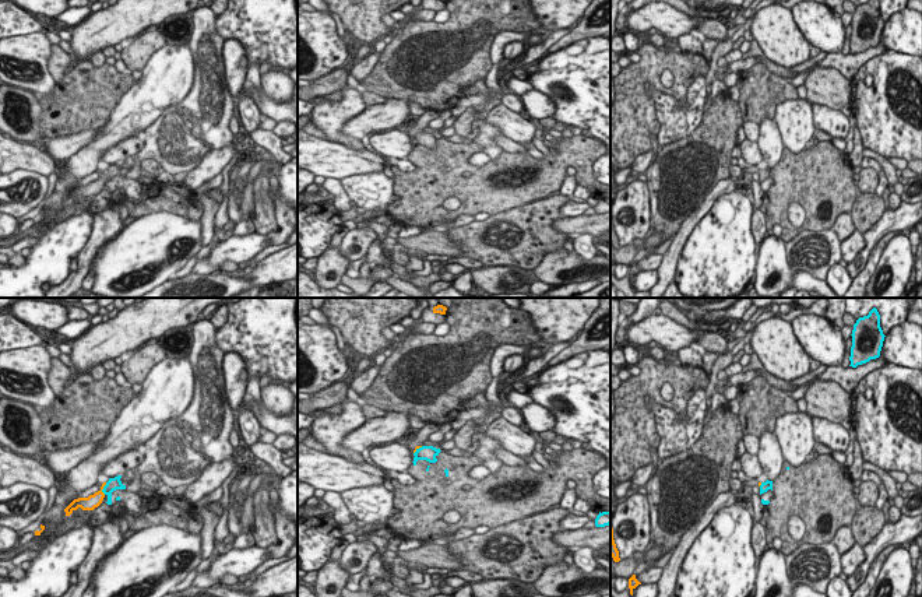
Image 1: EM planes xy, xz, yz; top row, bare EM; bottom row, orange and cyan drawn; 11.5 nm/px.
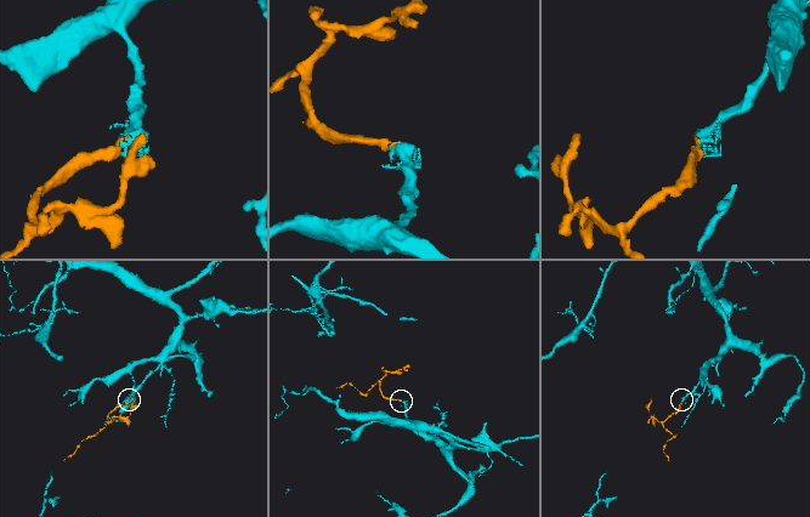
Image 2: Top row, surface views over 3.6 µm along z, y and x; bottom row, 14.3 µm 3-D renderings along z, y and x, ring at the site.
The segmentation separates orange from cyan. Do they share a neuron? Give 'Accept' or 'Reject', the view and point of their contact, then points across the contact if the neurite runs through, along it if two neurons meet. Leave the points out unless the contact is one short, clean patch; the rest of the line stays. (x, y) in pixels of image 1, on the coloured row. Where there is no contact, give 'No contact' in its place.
Accept. Touches orange at xy (102, 488). Path across: xy (92, 501), (102, 488), (113, 484).

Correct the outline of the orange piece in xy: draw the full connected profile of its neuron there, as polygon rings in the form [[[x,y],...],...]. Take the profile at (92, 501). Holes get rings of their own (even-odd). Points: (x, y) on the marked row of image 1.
[[[117,475],[115,478],[109,478],[108,482],[103,482],[101,489],[95,492],[94,495],[89,495],[88,498],[78,498],[74,499],[66,509],[66,516],[70,516],[74,510],[81,508],[82,510],[94,510],[98,508],[103,498],[108,498],[108,505],[112,505],[112,492],[116,489],[126,489],[126,485],[120,481],[122,475]]]

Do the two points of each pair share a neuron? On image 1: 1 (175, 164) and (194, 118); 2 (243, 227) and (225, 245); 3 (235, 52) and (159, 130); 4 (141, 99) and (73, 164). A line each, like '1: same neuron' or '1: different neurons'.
1: same neuron
2: different neurons
3: different neurons
4: same neuron

